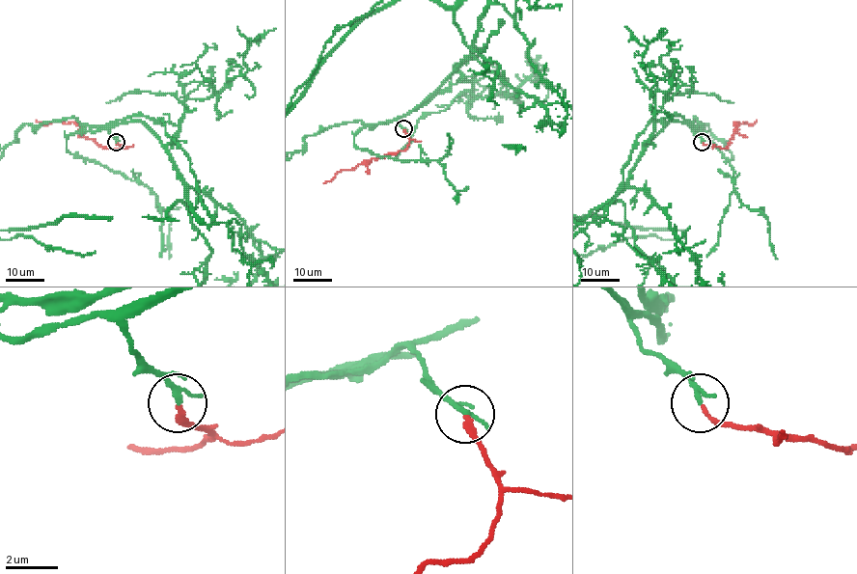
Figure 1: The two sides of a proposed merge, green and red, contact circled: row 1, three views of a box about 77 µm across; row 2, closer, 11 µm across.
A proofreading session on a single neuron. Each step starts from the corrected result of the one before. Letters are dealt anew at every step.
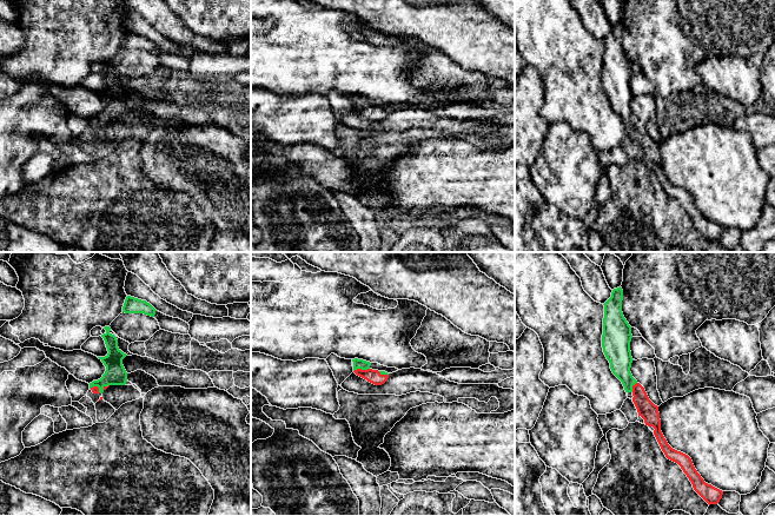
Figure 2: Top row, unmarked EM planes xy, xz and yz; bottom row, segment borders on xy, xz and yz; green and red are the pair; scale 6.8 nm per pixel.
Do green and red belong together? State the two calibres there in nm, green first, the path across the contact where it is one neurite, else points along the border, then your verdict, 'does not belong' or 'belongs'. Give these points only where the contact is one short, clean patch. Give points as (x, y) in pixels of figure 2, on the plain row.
calibres 70 and 100 nm; way xz (362, 100), (360, 104), (373, 112); belongs

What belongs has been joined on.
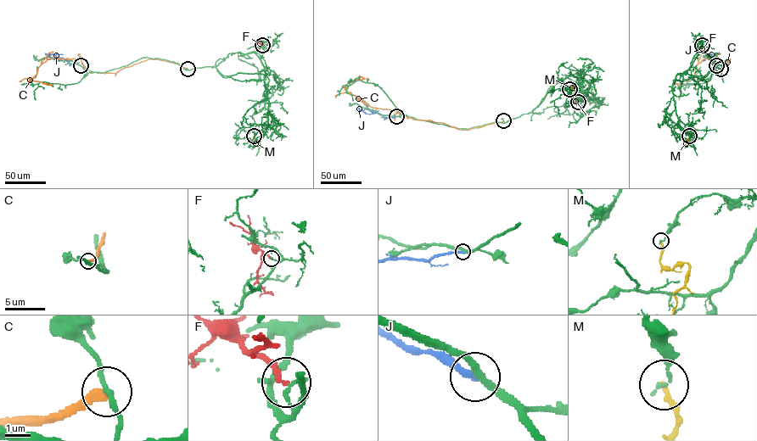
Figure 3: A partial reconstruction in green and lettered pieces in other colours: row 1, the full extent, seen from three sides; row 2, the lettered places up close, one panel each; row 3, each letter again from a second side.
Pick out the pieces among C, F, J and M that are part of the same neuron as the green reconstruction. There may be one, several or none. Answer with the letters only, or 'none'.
none

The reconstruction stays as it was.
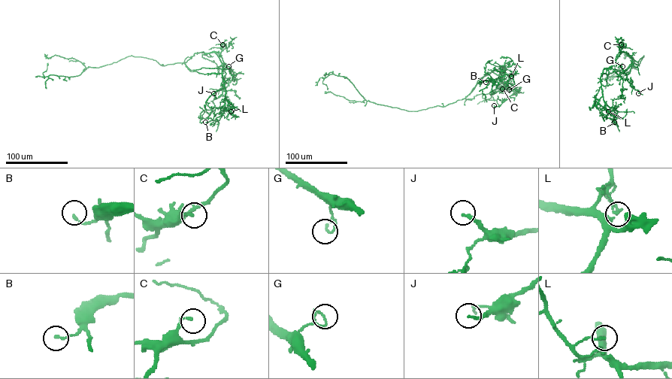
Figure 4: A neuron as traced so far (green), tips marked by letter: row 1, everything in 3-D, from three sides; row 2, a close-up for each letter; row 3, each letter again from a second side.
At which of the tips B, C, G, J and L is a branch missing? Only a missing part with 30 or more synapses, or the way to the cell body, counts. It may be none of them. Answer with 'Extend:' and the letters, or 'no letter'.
Extend: J

